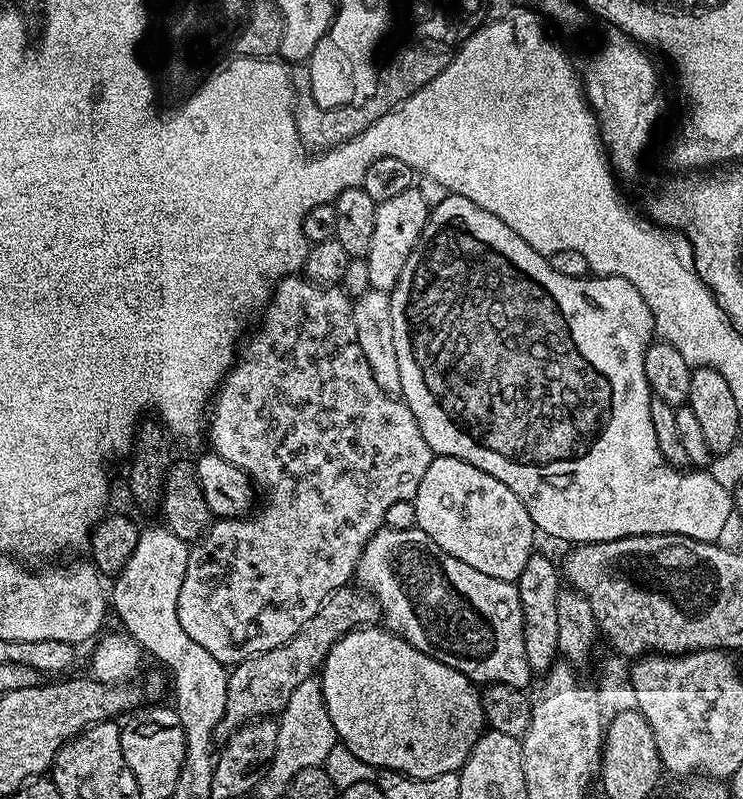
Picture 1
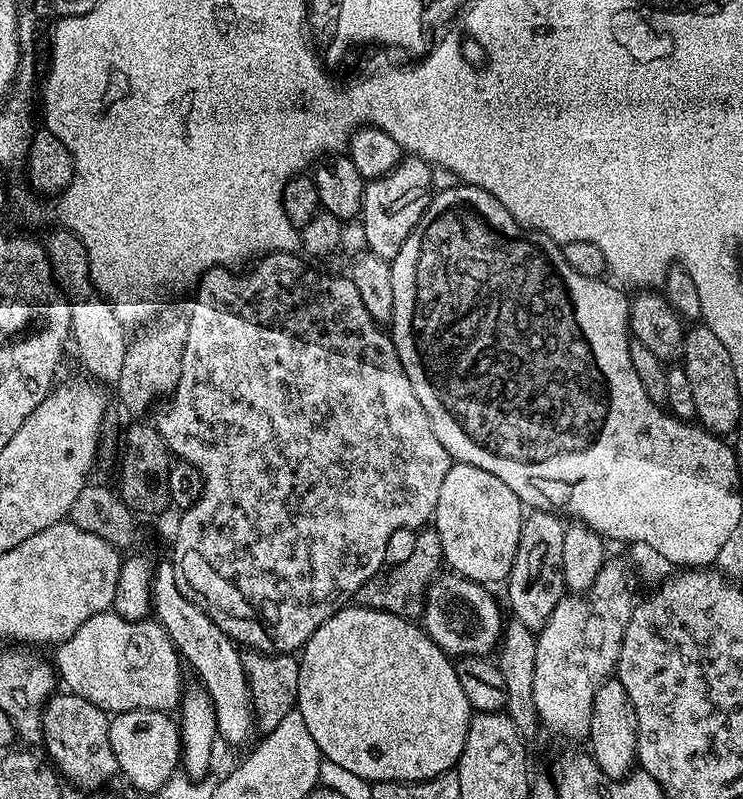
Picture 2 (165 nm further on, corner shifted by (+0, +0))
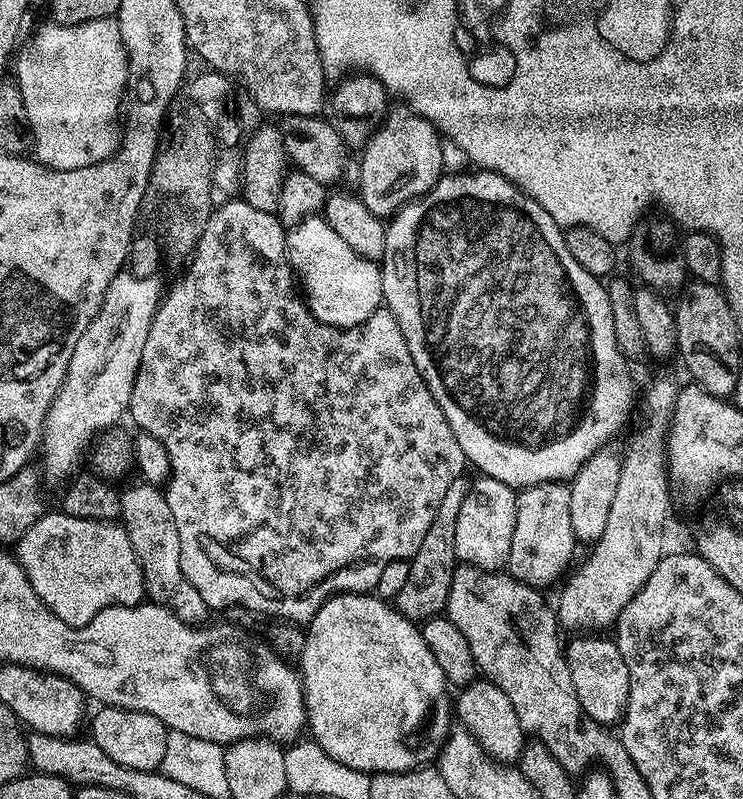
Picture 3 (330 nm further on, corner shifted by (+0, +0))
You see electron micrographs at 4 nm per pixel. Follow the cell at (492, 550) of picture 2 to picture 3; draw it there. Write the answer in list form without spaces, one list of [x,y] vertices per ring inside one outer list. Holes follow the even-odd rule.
[[[480,474],[471,481],[468,493],[462,498],[462,510],[458,510],[458,526],[454,530],[454,550],[457,561],[472,564],[487,572],[503,569],[508,563],[510,538],[514,538],[514,518],[516,517],[517,493],[508,484]]]

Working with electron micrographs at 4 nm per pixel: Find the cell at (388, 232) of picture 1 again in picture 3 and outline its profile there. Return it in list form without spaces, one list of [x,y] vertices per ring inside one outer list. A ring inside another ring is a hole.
[[[393,111],[362,149],[358,195],[366,210],[381,218],[391,217],[405,204],[427,194],[445,175],[440,133],[418,113],[403,111]]]

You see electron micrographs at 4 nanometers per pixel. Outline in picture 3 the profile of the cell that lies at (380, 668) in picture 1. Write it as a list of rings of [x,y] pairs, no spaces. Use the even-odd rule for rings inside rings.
[[[341,594],[331,596],[327,602],[314,614],[314,618],[306,625],[304,649],[298,658],[298,675],[304,690],[304,710],[306,713],[306,728],[311,739],[330,754],[342,766],[350,766],[359,772],[375,774],[378,772],[411,772],[414,768],[431,765],[439,757],[444,741],[450,735],[448,716],[450,720],[450,696],[444,693],[446,681],[442,674],[442,666],[434,658],[430,646],[426,646],[426,638],[418,627],[417,621],[408,620],[391,603],[385,602],[372,594]]]

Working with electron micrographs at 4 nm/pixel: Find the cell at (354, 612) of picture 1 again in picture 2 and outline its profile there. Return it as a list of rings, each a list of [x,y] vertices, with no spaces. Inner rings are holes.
[[[432,526],[425,527],[416,537],[414,554],[410,554],[410,558],[406,558],[406,562],[393,564],[387,570],[381,570],[367,580],[356,592],[355,603],[362,608],[373,608],[395,616],[423,617],[424,598],[443,564],[442,542],[438,538],[436,529]]]

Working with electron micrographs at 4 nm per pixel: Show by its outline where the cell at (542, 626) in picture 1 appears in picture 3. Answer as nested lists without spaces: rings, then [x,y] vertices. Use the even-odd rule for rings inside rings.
[[[558,480],[542,482],[523,489],[517,495],[514,538],[510,538],[506,565],[508,575],[532,588],[547,589],[547,584],[554,583],[556,579],[559,581],[569,571],[568,563],[576,547],[578,541],[574,526],[570,526],[570,490],[567,483]]]

